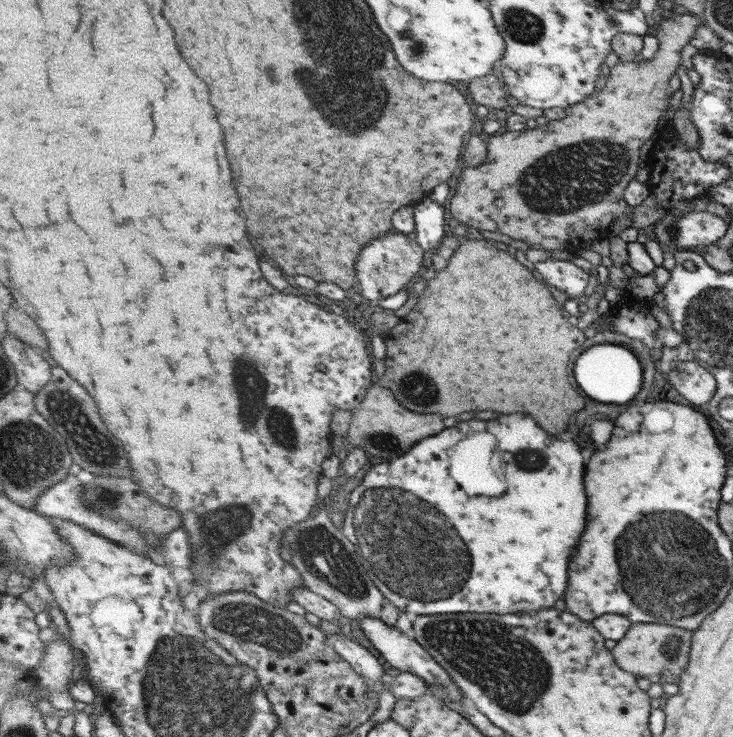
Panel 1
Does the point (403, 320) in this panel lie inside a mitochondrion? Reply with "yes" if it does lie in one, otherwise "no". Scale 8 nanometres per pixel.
no

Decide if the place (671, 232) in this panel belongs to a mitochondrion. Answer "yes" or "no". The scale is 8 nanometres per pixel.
yes

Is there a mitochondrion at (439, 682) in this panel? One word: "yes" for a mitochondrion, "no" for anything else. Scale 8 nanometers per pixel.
yes

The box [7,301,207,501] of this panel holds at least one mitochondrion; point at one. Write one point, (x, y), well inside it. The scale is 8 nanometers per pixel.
(91, 443)

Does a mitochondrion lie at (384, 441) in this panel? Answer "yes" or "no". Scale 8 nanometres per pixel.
yes

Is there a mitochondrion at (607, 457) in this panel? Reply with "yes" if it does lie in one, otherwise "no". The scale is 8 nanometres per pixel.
no

